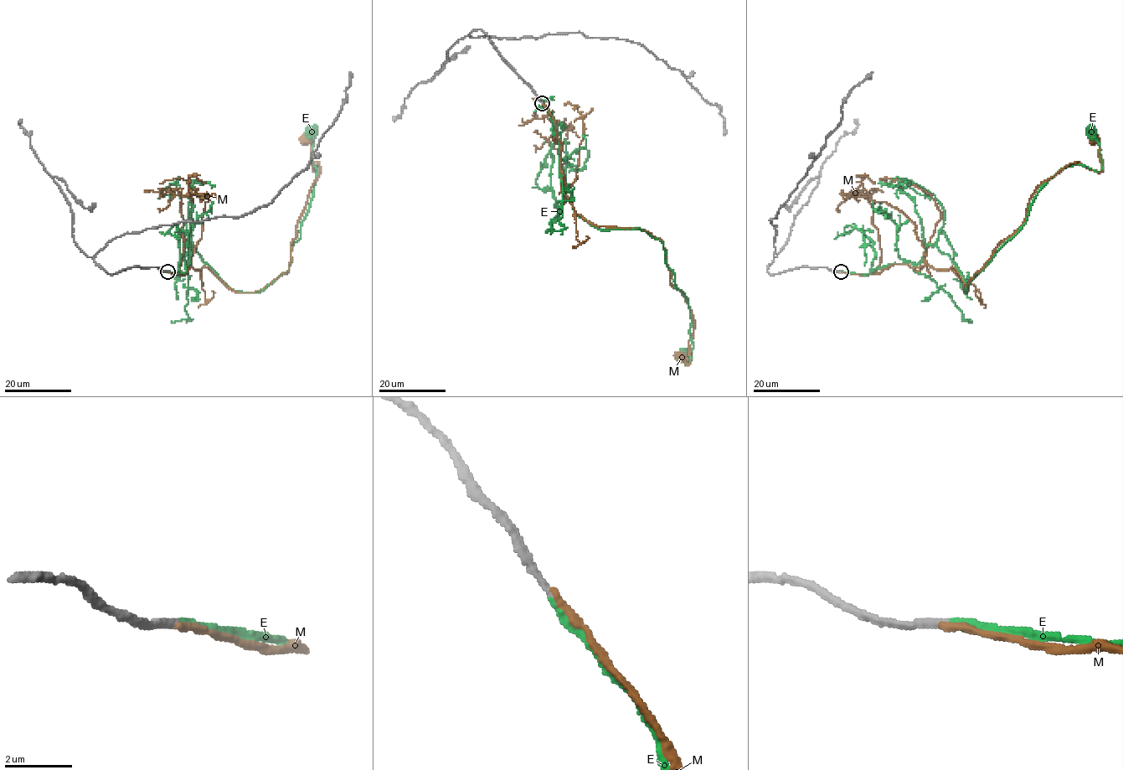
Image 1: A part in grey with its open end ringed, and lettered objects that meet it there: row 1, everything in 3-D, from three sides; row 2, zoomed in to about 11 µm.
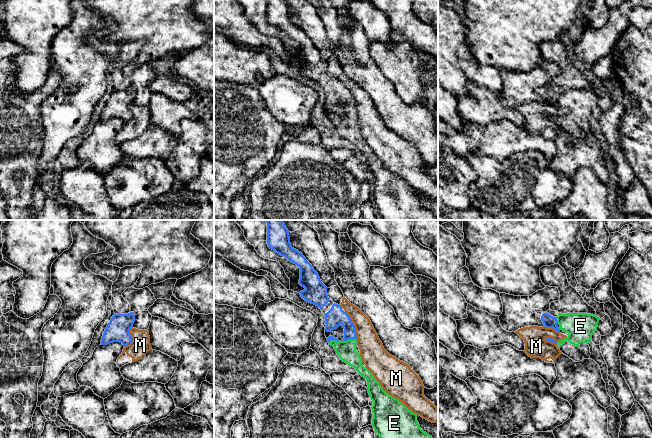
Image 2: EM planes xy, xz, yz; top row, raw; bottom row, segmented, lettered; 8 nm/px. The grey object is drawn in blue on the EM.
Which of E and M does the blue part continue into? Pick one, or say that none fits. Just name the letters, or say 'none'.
E

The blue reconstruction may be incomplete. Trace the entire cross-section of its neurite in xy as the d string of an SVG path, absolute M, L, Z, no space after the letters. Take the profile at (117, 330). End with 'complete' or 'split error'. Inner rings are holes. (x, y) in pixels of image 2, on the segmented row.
M132 312L128 314L114 314L103 333L101 345L113 342L120 342L124 346L129 345L133 340L129 330L133 328L134 322L135 315Z | complete

